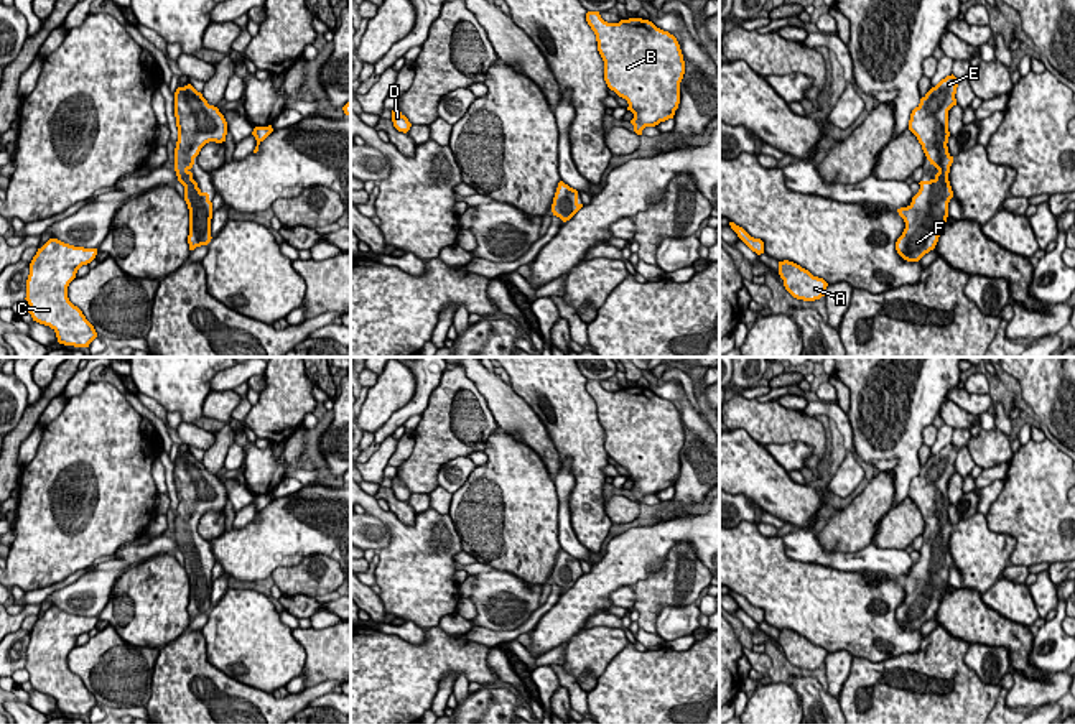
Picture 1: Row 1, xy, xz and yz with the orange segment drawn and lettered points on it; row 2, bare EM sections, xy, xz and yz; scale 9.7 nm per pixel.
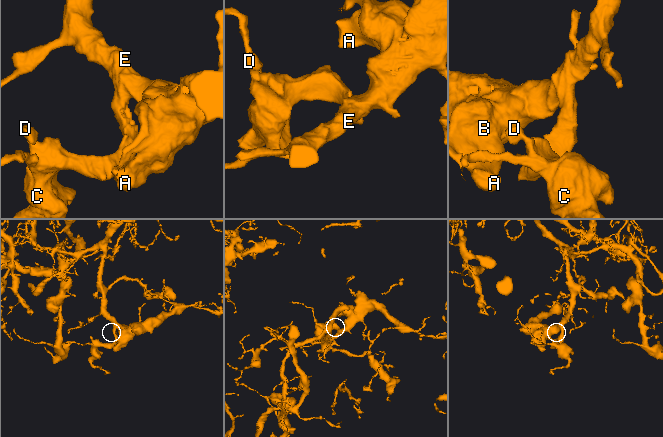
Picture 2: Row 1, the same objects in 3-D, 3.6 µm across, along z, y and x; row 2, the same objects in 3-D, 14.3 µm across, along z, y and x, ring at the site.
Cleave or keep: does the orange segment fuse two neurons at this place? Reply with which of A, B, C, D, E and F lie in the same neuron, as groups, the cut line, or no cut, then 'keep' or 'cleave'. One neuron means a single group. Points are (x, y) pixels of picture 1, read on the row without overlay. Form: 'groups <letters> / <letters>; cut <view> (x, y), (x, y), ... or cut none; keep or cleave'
groups A B C D E F; cut none; keep

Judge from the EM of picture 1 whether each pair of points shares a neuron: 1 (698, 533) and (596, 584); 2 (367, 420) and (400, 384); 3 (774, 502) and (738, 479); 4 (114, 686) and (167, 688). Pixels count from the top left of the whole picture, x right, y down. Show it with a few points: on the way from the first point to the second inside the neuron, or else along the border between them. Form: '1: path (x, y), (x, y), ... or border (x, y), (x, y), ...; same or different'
1: path (674, 533), (657, 538), (621, 565); same
2: path (376, 412), (392, 392); same
3: path (766, 494), (751, 479), (746, 479); same
4: border (158, 650), (150, 700), (145, 706); different

